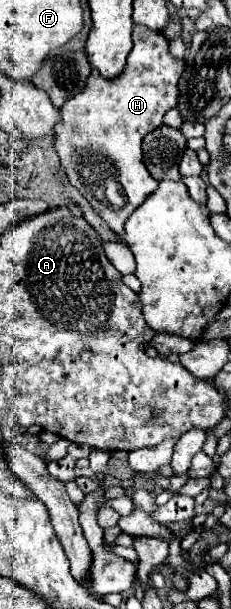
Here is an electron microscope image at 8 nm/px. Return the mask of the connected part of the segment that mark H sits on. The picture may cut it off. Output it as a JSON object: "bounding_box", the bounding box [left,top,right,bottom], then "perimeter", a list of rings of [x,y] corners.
{"bounding_box":[54,26,184,232],"perimeter":[[[134,26],[132,42],[134,46],[128,54],[124,70],[112,80],[104,78],[98,70],[92,70],[86,80],[86,88],[64,102],[64,106],[60,108],[60,122],[54,126],[54,150],[70,184],[82,192],[96,214],[116,232],[124,230],[124,222],[128,220],[128,216],[158,188],[158,182],[144,166],[142,140],[148,132],[156,130],[162,124],[162,116],[168,112],[168,108],[176,106],[180,94],[178,80],[184,72],[184,62],[172,58],[168,40],[162,32],[150,30],[146,26]]]}

